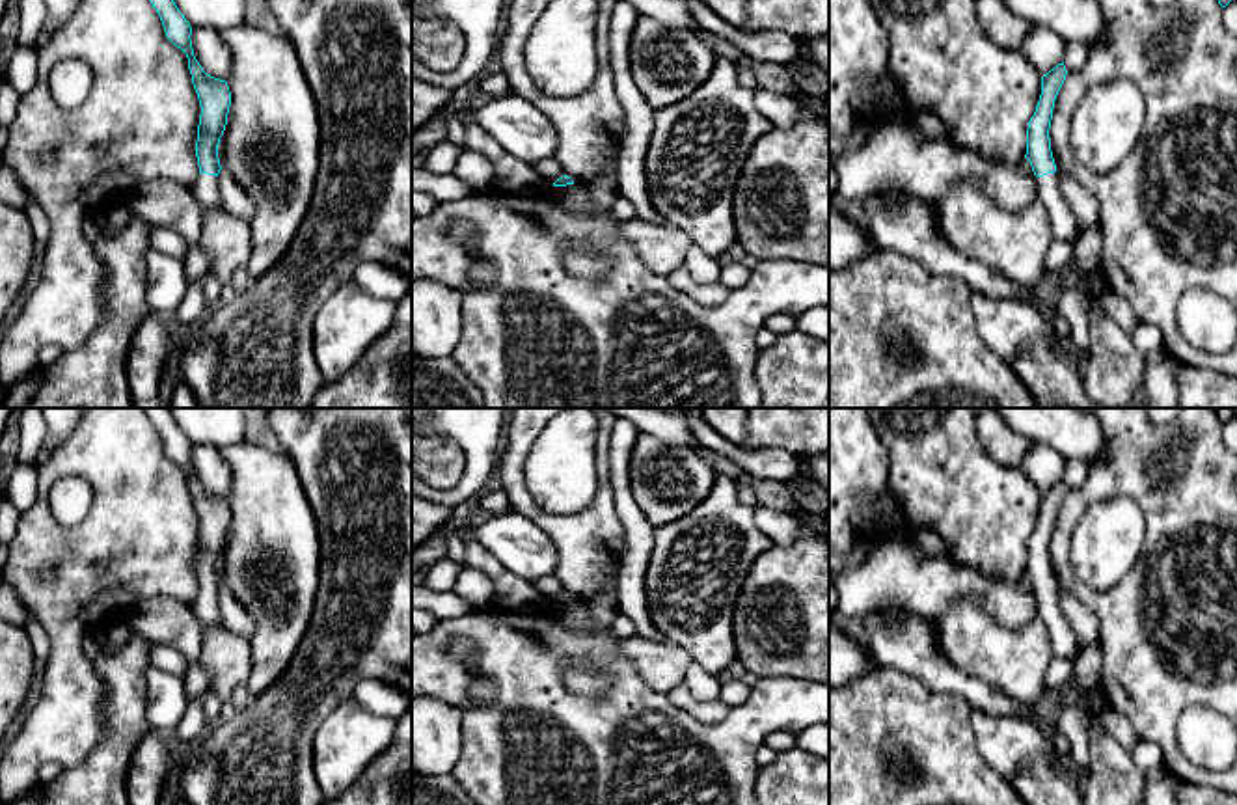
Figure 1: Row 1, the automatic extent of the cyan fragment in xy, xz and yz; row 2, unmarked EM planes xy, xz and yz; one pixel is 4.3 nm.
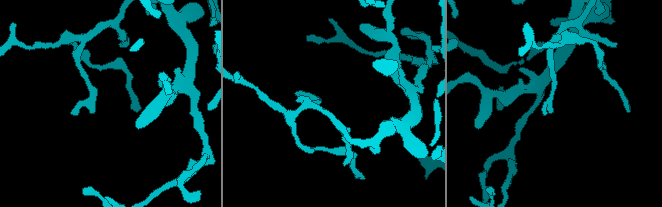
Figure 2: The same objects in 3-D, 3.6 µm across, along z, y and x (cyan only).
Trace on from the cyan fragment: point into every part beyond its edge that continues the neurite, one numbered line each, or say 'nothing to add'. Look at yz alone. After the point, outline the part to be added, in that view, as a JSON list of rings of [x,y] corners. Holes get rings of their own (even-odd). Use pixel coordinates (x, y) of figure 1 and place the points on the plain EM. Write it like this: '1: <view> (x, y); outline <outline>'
1: yz (1049, 612); outline [[[1058,589],[1036,596],[1038,619],[1045,624],[1053,654],[1056,658],[1077,658],[1079,647],[1060,607]]]

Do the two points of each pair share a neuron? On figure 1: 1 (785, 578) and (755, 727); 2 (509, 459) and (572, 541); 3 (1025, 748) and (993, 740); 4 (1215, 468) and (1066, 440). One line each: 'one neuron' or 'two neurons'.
1: two neurons
2: one neuron
3: one neuron
4: two neurons

